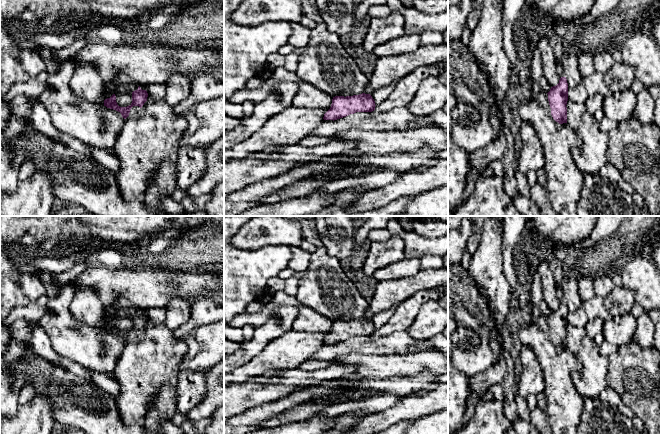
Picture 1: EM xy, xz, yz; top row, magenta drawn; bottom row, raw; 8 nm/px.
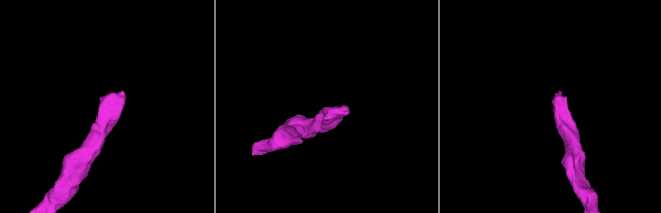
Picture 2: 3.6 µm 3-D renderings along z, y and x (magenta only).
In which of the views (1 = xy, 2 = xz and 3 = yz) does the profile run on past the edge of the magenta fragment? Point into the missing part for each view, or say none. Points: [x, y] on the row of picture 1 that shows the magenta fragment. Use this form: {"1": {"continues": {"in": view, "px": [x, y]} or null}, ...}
{"1": {"continues": null}, "2": {"continues": null}, "3": {"continues": {"in": "yz", "px": [560, 69]}}}

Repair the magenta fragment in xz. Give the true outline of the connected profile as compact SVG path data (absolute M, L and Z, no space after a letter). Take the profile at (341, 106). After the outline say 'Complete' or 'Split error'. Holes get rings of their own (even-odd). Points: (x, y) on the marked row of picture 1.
M370 94L335 96L323 119L334 121L356 112L372 112L375 110L375 106L375 101Z. Complete

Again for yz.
M566 56L557 59L557 72L561 77L556 86L551 87L548 94L548 101L551 108L553 119L559 124L567 123L567 101L568 101L568 83L563 68L563 60Z. Split error

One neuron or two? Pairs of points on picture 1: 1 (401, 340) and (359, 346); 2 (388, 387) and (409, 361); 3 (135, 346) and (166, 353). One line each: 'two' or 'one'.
1: one
2: two
3: one

